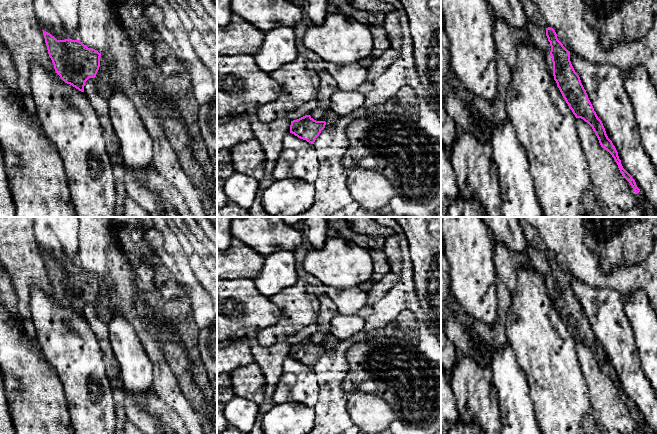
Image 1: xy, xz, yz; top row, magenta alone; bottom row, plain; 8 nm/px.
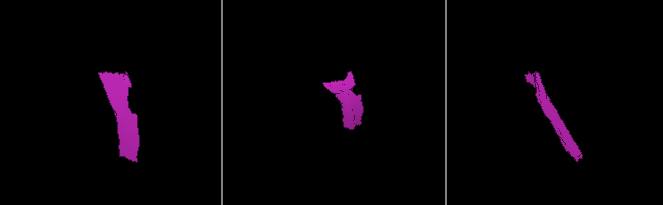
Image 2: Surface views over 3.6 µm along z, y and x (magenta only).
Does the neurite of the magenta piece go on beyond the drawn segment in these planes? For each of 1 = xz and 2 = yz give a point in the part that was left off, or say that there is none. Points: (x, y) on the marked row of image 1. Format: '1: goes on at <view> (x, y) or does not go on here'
1: does not go on here
2: goes on at yz (647, 208)

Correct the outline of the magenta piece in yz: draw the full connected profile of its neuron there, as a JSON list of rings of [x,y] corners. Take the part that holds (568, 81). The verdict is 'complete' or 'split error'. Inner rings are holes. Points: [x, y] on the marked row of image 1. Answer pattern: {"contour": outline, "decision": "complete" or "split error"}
{"contour": [[[548,27],[546,29],[546,36],[551,46],[550,55],[553,62],[554,80],[569,108],[576,118],[583,119],[592,127],[601,147],[612,155],[622,176],[630,183],[636,192],[637,204],[643,209],[643,212],[648,217],[656,217],[653,206],[645,199],[644,194],[637,187],[632,176],[623,168],[616,148],[608,138],[603,123],[594,111],[580,77],[571,64],[570,52],[558,40],[553,28]]], "decision": "split error"}

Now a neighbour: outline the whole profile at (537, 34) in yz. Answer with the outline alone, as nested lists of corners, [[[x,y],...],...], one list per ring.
[[[527,21],[526,31],[530,37],[530,41],[545,54],[547,71],[554,80],[553,62],[550,55],[551,46],[546,36],[546,29],[531,21]]]

